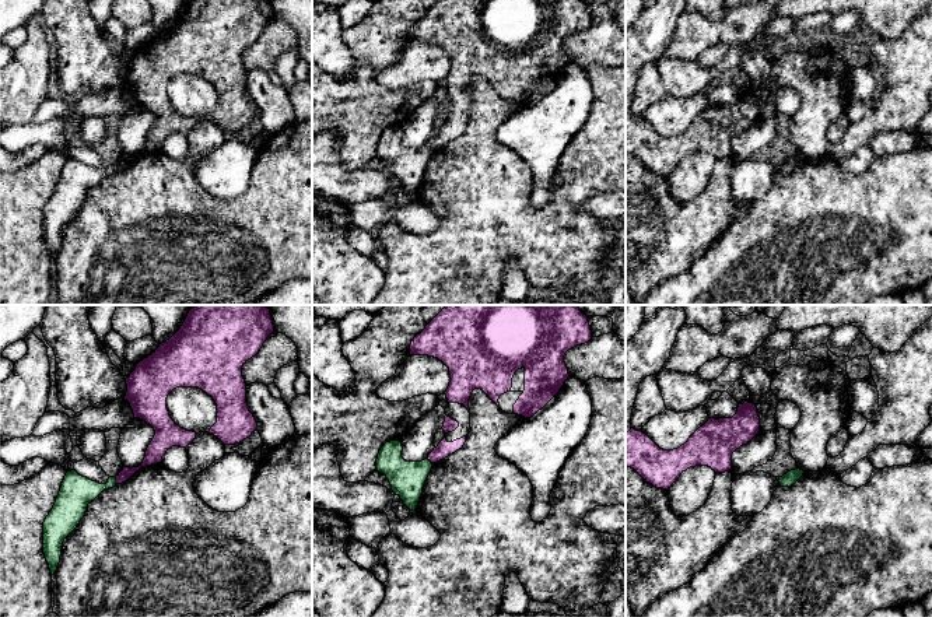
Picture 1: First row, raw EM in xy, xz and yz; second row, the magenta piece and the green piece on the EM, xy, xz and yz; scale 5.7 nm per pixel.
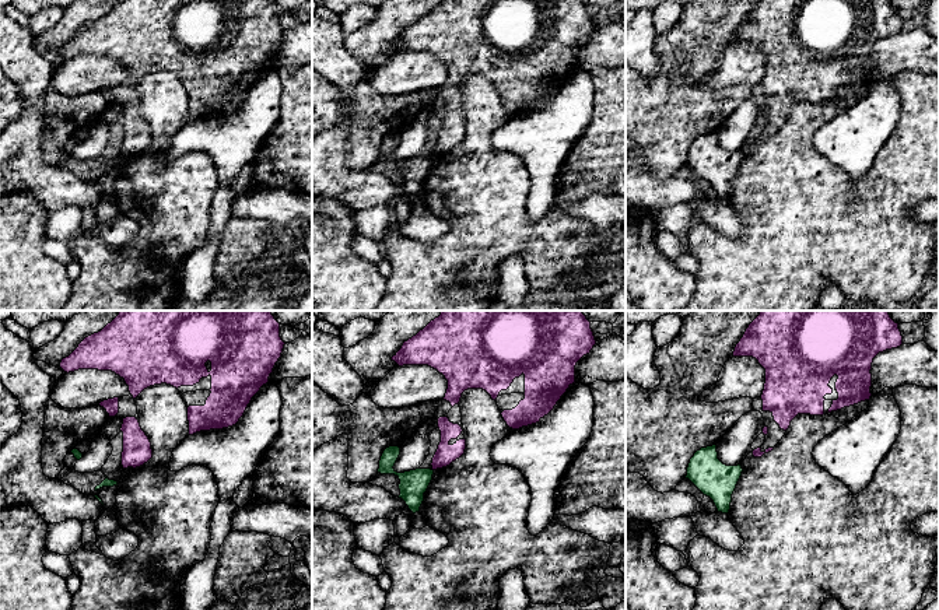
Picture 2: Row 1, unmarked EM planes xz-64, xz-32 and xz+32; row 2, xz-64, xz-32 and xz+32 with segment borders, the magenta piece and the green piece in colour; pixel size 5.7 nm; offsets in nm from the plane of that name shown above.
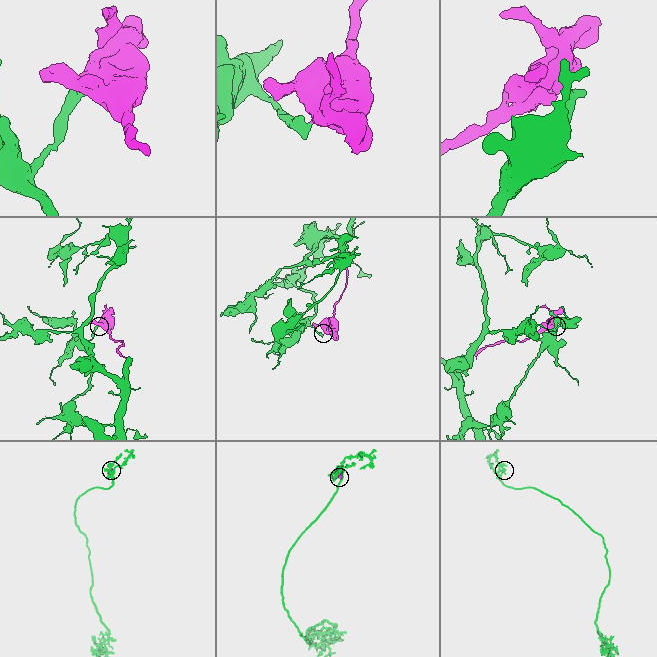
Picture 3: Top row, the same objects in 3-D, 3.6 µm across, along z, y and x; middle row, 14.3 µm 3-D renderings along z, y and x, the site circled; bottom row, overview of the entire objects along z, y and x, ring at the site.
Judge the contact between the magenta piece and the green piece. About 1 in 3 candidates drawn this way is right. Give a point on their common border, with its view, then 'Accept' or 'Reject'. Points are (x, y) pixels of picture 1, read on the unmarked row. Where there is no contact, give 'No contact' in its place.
Touches magenta at xy (116, 167). Reject

